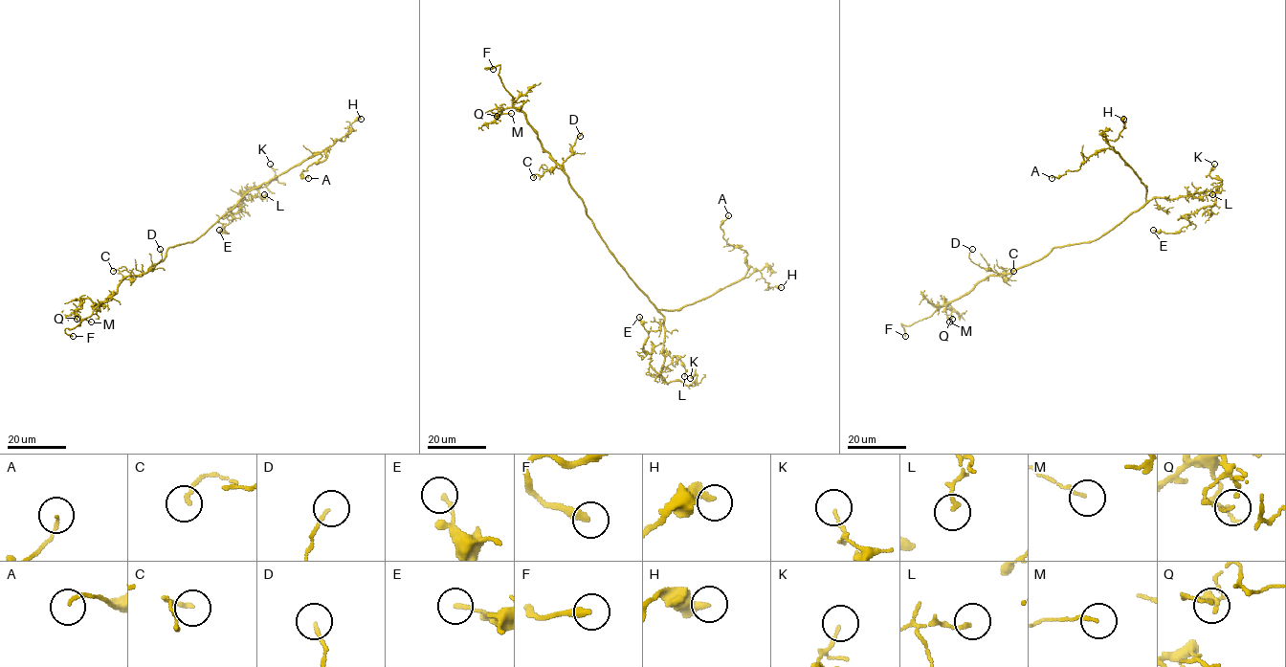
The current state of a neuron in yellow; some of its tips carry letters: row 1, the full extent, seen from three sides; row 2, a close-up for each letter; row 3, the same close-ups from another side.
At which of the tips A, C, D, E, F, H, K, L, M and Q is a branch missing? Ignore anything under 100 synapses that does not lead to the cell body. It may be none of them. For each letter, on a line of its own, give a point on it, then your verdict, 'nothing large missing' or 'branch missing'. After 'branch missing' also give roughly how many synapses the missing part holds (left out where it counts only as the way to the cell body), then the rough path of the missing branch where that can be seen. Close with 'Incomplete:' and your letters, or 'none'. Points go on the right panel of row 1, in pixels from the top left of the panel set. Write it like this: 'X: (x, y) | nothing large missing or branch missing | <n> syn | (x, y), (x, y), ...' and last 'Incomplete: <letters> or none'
A: (1052, 178) | nothing large missing
C: (1013, 271) | nothing large missing
D: (972, 249) | nothing large missing
E: (1153, 230) | nothing large missing
F: (905, 336) | branch missing | (905, 336), (892, 337), (888, 343), (878, 346), (871, 339)
H: (1123, 119) | nothing large missing
K: (1214, 164) | nothing large missing
L: (1212, 194) | nothing large missing
M: (949, 322) | nothing large missing
Q: (952, 319) | nothing large missing
Incomplete: F

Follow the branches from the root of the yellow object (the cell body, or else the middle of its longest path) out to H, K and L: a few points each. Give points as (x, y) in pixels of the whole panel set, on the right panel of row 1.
H: (1093, 240), (1118, 226), (1145, 202), (1145, 187), (1106, 141), (1115, 141), (1119, 137), (1124, 126), (1123, 119)
K: (1093, 240), (1104, 235), (1153, 198), (1178, 198), (1204, 191), (1214, 193), (1222, 180), (1209, 175), (1214, 164)
L: (1093, 240), (1104, 235), (1153, 198), (1212, 194)

